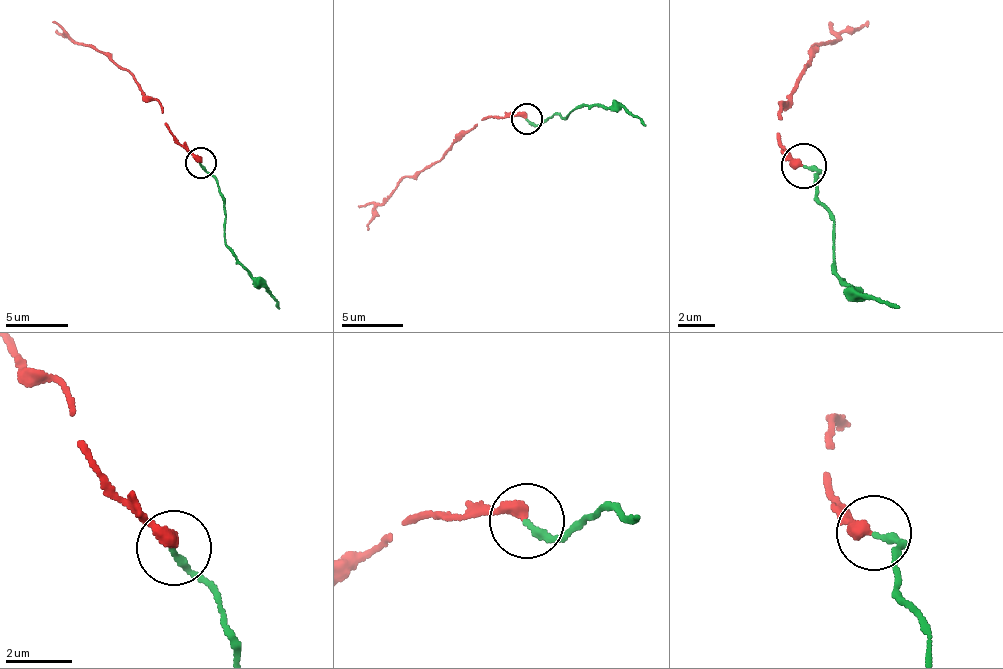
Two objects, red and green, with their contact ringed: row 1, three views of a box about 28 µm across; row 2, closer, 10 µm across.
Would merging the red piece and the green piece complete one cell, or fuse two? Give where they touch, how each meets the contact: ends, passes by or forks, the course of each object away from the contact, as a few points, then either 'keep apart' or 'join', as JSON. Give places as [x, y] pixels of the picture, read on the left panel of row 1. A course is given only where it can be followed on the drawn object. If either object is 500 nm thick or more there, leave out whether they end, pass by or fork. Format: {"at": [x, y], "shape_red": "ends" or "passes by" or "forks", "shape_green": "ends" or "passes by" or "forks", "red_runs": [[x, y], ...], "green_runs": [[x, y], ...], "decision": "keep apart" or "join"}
{"at": [200, 162], "shape_red": "ends", "shape_green": "ends", "red_runs": [[202, 161], [164, 123], [164, 105], [145, 96], [126, 71], [57, 29]], "green_runs": [[201, 162], [226, 209], [225, 245], [260, 280], [278, 308]], "decision": "keep apart"}

